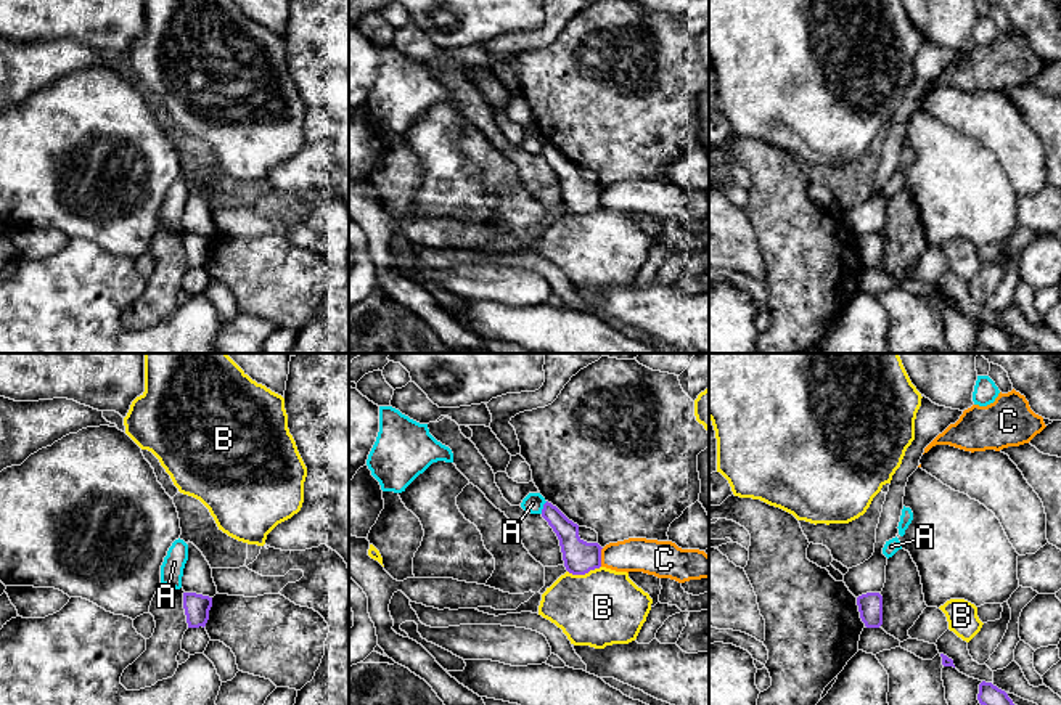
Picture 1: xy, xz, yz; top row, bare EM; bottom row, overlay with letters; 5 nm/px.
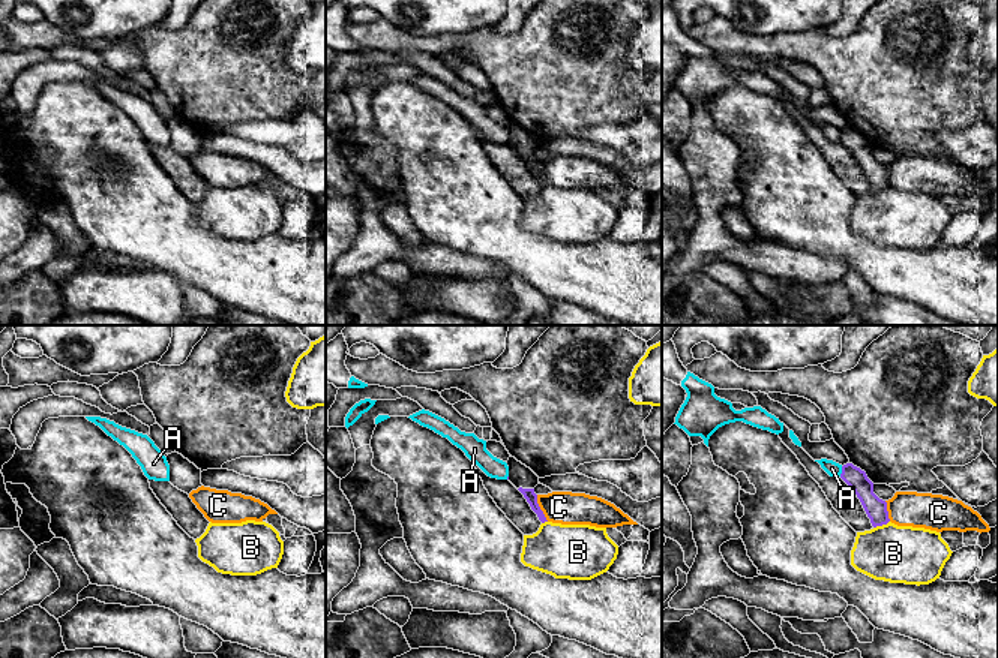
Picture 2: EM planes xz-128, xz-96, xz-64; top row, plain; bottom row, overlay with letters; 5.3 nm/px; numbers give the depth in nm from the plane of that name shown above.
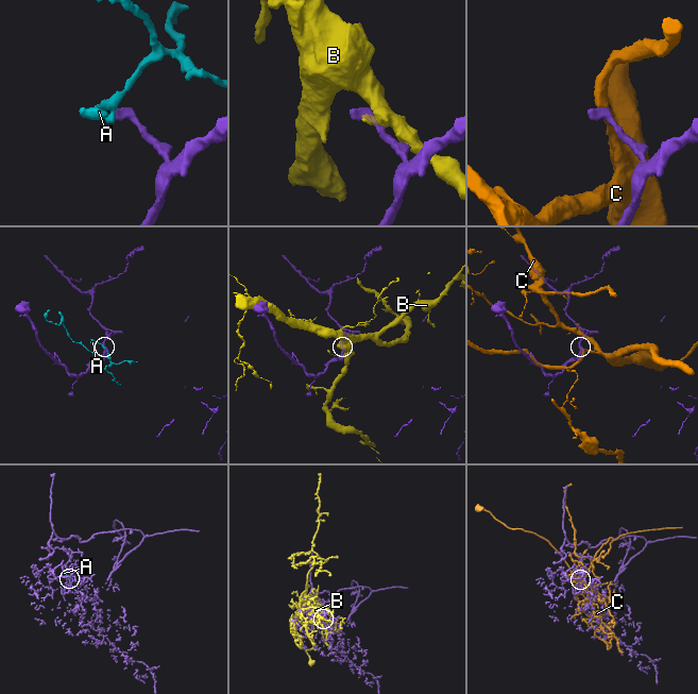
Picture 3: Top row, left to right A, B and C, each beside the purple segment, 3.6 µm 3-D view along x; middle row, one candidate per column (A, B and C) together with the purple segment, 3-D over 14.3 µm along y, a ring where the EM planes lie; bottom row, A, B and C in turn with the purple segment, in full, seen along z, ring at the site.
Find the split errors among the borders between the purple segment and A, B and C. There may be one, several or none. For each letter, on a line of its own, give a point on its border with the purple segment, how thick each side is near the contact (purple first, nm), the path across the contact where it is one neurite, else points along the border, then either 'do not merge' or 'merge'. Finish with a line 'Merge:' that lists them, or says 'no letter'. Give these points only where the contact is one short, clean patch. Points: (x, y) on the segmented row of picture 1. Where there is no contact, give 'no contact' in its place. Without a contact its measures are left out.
A: meets purple in xz at (544, 508); 120 nm thick on the purple side, 100 nm on the other; border along xz (547, 501), (540, 513); do not merge
B: meets purple in xz at (584, 574); 160 nm thick on the purple side, 380 nm on the other; border along xz (600, 566), (584, 574), (568, 572); do not merge
C: meets purple in xz at (600, 558); 160 nm thick on the purple side, 180 nm on the other; do not merge
Merge: no letter

